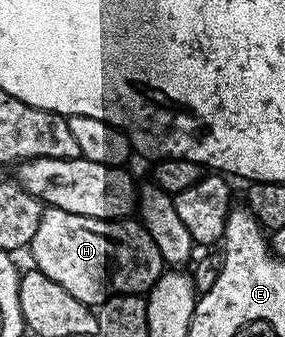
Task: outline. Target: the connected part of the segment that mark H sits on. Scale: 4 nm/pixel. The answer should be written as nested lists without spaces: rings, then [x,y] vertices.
[[[44,208],[41,215],[41,223],[37,223],[37,231],[34,232],[29,246],[29,254],[33,260],[34,268],[40,269],[53,283],[61,283],[73,299],[81,299],[81,303],[98,307],[107,300],[120,293],[138,293],[150,290],[164,272],[165,262],[161,251],[157,251],[157,243],[144,231],[138,223],[132,225],[126,220],[106,221],[105,219],[89,219],[85,215],[73,215],[69,211]]]

